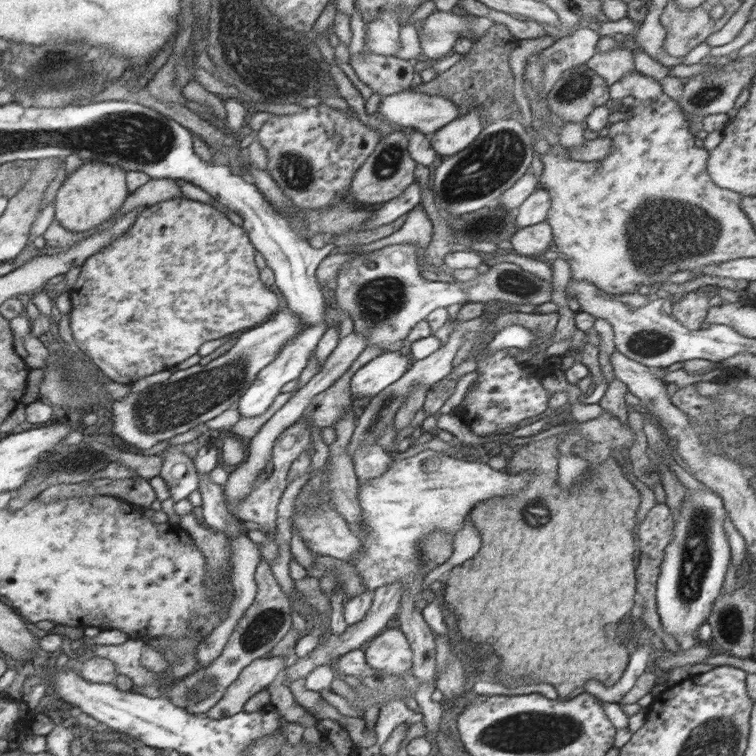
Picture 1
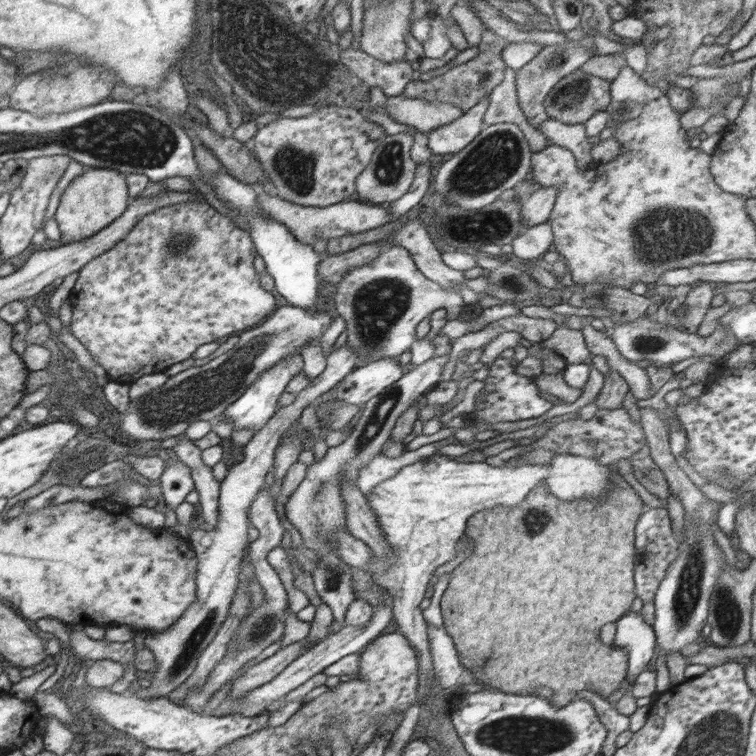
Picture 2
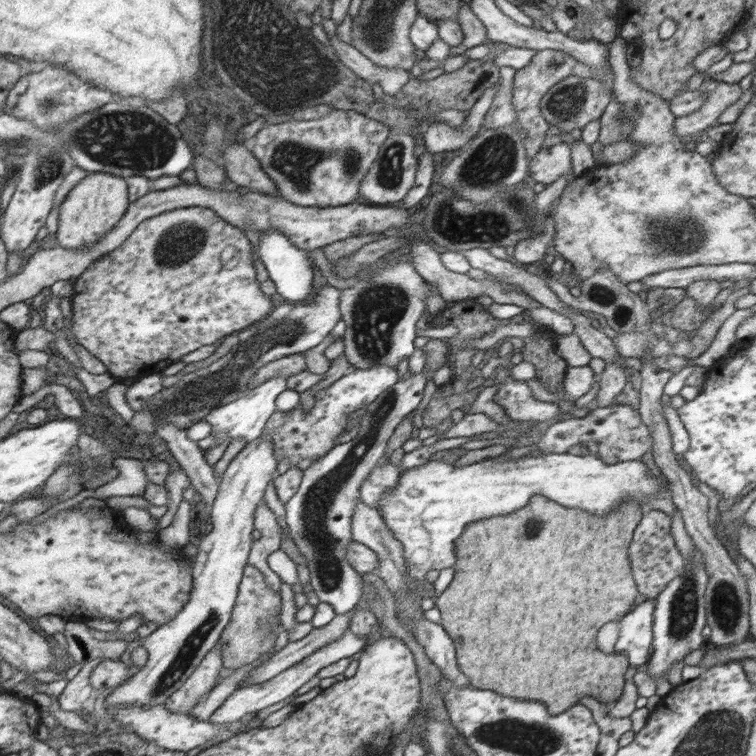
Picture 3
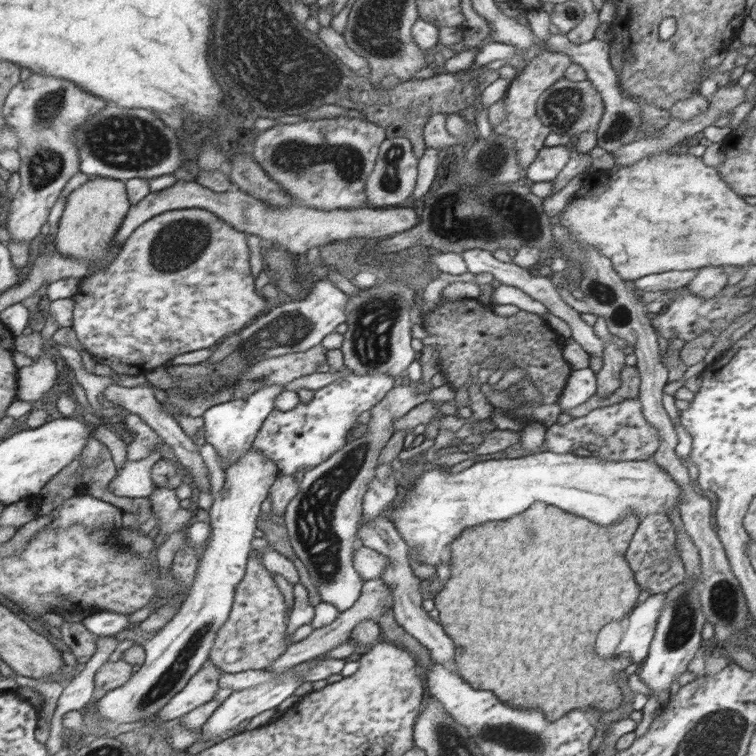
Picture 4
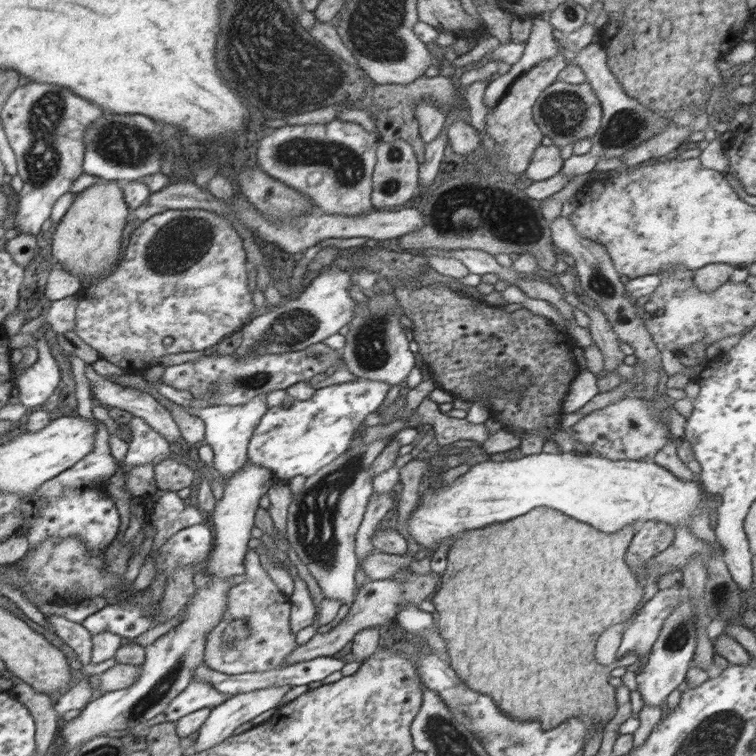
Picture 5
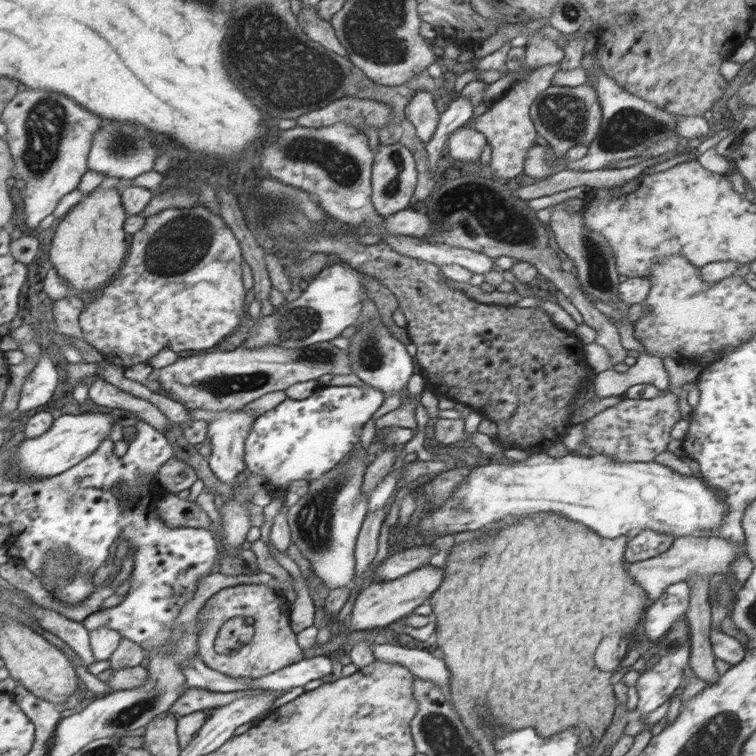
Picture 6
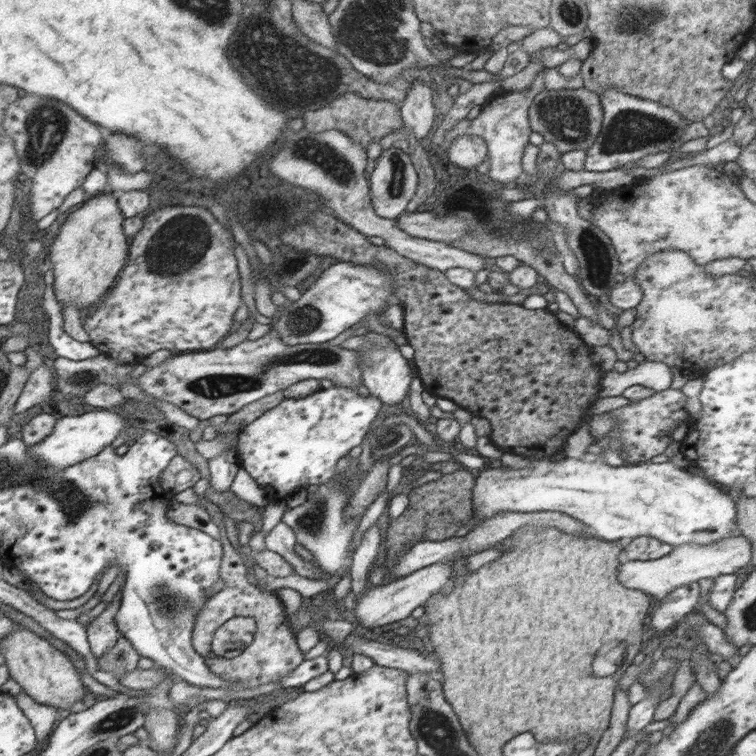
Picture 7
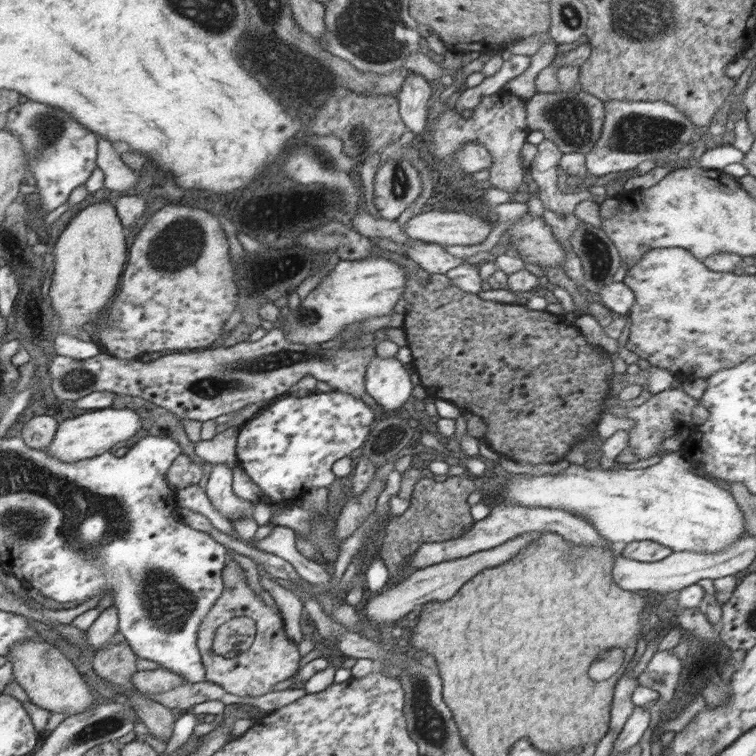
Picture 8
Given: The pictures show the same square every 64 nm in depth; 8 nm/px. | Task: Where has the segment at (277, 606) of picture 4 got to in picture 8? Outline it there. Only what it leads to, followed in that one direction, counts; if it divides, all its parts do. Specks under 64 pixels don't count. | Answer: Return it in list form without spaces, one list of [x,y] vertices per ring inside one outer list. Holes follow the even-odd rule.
[[[249,588],[225,589],[218,597],[206,618],[200,623],[197,647],[201,654],[201,661],[208,682],[219,684],[230,694],[236,696],[250,696],[258,698],[271,692],[275,684],[288,680],[298,671],[300,666],[300,652],[284,632],[283,618],[276,606],[266,606],[260,596]],[[246,616],[255,620],[256,632],[252,647],[238,656],[222,657],[213,651],[213,638],[217,628],[226,621],[236,617]]]

